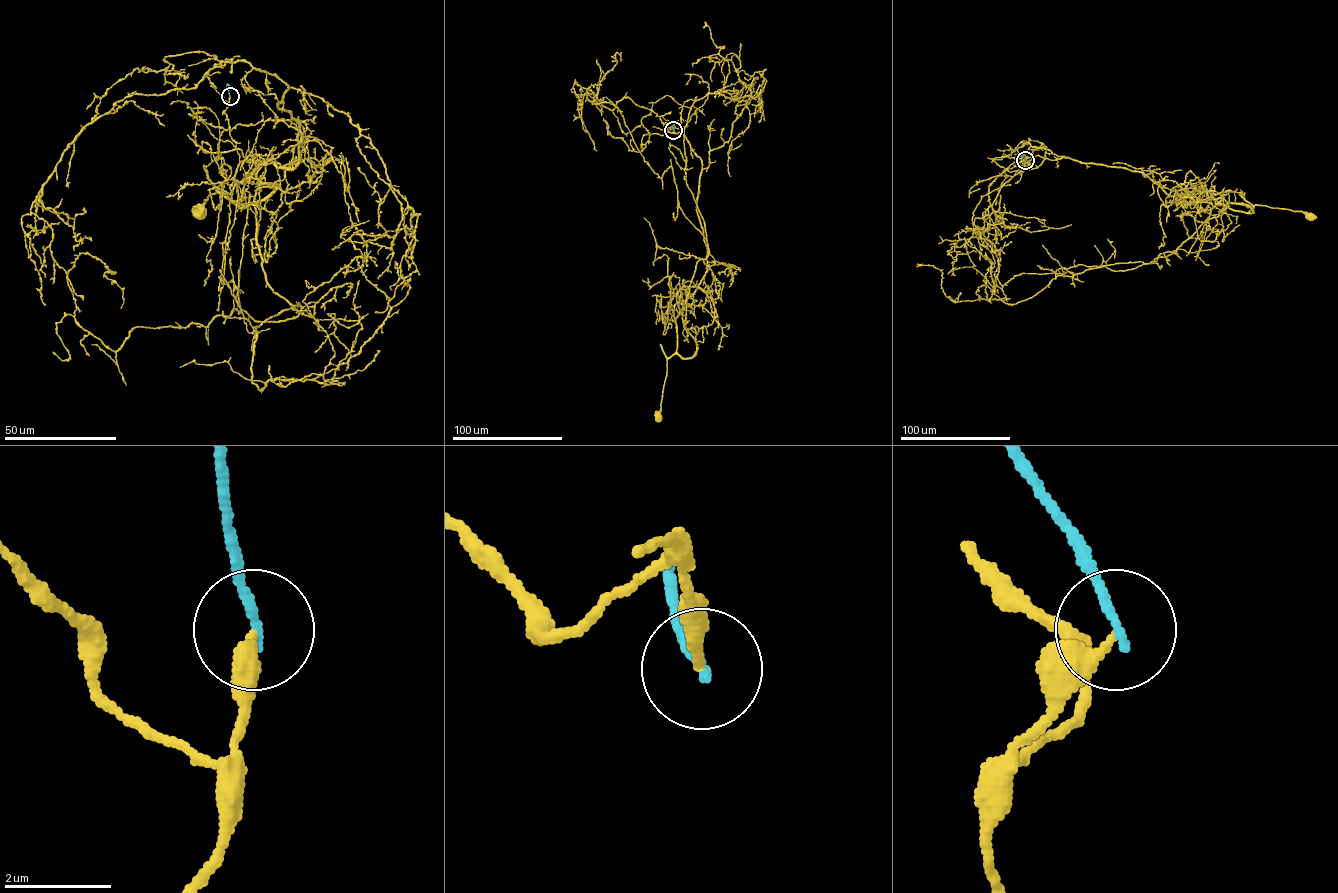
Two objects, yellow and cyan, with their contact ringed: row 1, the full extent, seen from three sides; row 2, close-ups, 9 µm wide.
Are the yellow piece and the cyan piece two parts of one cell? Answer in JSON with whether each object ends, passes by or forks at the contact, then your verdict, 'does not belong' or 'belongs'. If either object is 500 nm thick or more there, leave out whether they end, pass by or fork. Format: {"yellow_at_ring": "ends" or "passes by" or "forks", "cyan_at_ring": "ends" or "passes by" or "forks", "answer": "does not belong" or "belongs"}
{"yellow_at_ring": "ends", "cyan_at_ring": "ends", "answer": "does not belong"}

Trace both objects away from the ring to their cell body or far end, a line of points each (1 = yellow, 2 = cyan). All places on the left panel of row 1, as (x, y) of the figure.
1: (230, 96), (207, 75), (217, 64), (275, 74), (298, 162), (242, 160), (235, 203), (217, 187), (199, 212)
2: (230, 96), (227, 83)

